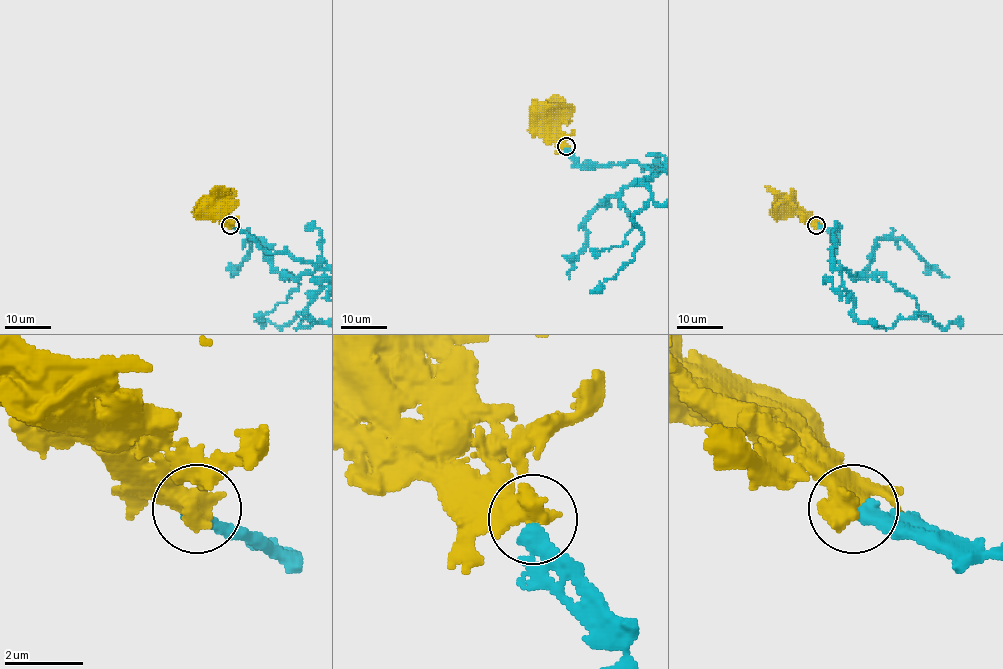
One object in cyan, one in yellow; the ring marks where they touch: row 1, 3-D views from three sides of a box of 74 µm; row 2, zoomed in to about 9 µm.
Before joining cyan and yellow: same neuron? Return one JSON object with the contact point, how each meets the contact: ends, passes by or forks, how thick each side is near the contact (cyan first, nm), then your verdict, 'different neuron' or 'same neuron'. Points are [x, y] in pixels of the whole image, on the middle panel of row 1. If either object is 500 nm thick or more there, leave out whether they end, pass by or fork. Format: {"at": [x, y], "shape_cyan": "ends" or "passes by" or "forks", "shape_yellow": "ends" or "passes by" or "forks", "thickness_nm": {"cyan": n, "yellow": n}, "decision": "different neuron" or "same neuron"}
{"at": [566, 146], "thickness_nm": {"cyan": 440, "yellow": 700}, "decision": "same neuron"}

